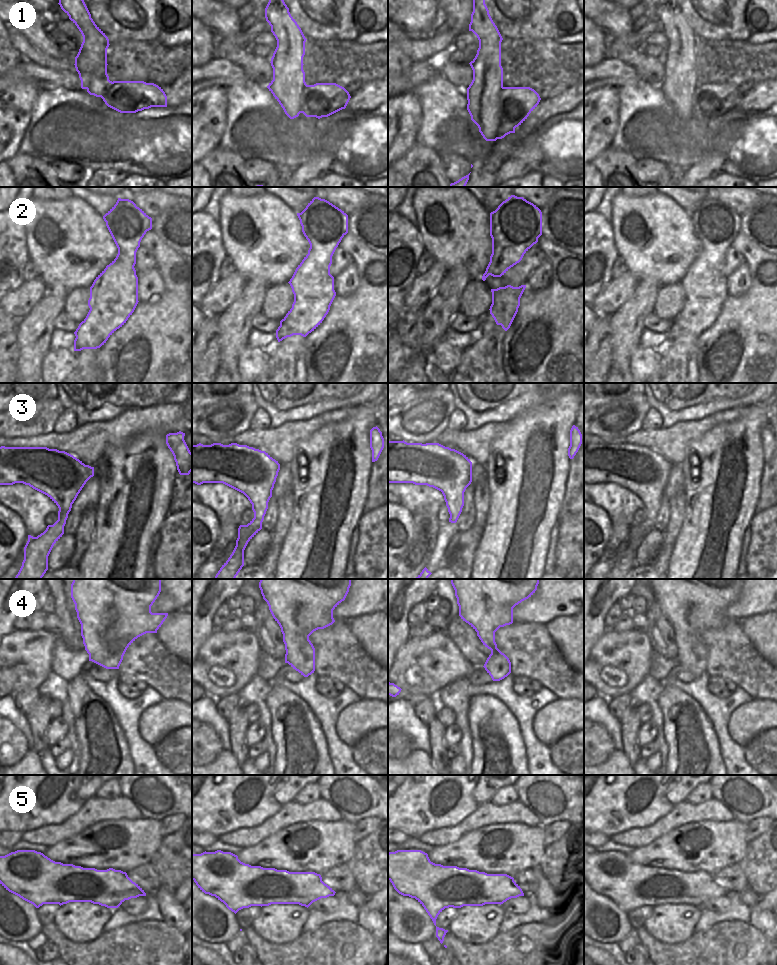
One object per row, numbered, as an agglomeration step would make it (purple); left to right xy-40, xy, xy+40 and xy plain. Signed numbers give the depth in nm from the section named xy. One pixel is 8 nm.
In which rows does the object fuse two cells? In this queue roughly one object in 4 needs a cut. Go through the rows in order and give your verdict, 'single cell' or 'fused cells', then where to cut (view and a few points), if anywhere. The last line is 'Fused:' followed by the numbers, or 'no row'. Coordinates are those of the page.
1: fused cells; cut xy+40 (503, 87), (498, 102), (498, 131), (496, 138)
2: single cell; cut none
3: single cell; cut none
4: single cell; cut none
5: single cell; cut none
Fused: 1

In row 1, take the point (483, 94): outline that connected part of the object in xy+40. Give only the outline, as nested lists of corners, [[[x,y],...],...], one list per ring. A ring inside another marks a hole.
[[[473,0],[469,31],[479,40],[475,58],[469,63],[473,80],[467,88],[467,110],[486,141],[496,141],[499,130],[499,98],[503,90],[501,42],[485,0]]]

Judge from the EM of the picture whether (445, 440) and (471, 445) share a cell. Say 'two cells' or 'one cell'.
one cell

